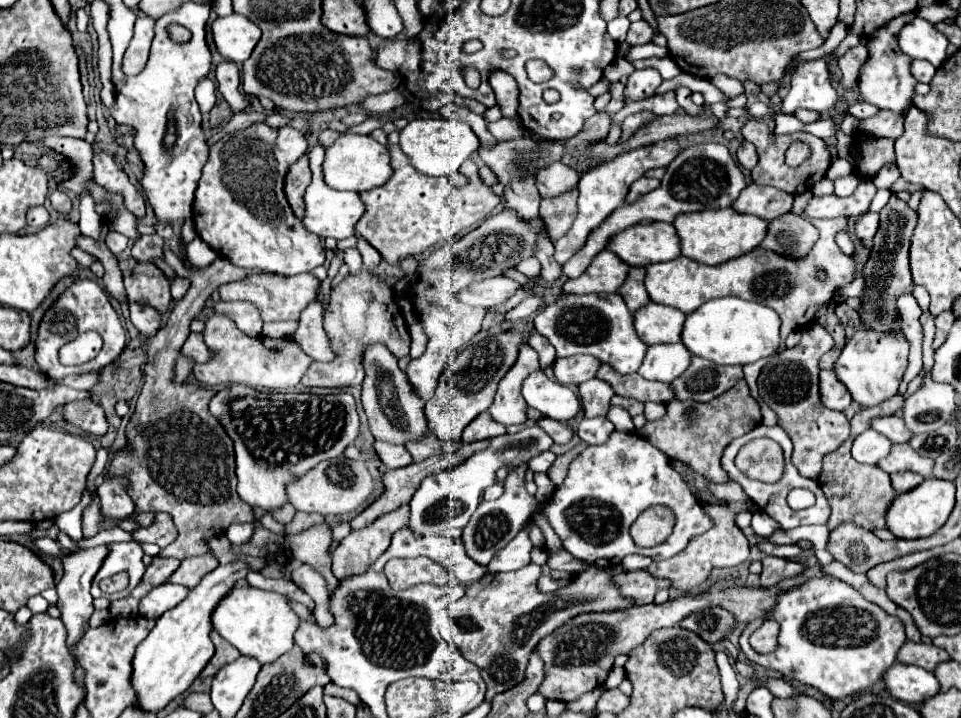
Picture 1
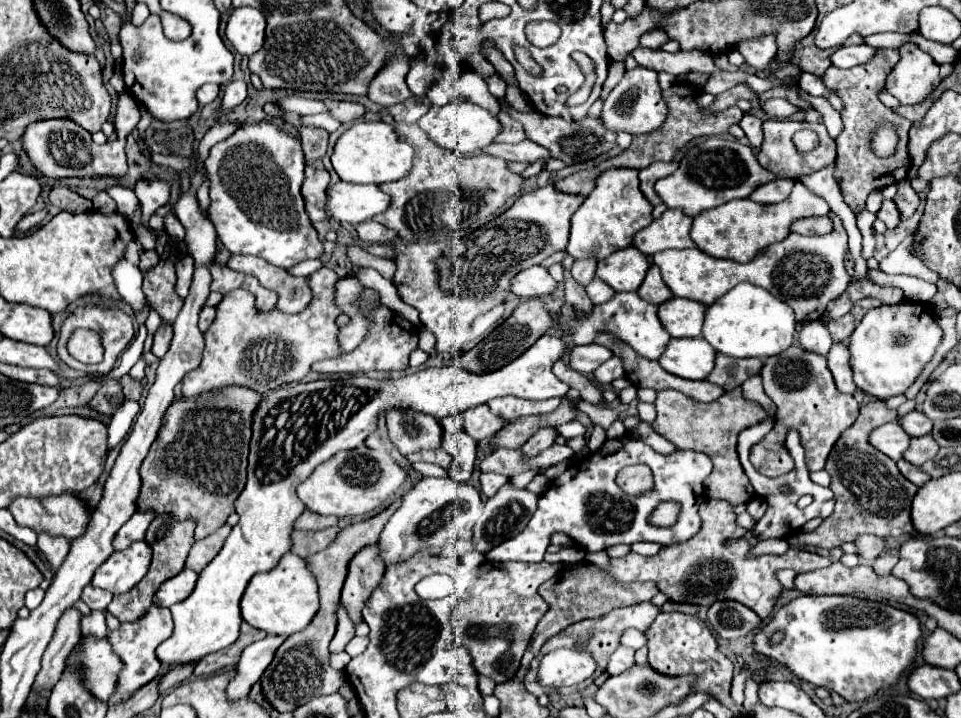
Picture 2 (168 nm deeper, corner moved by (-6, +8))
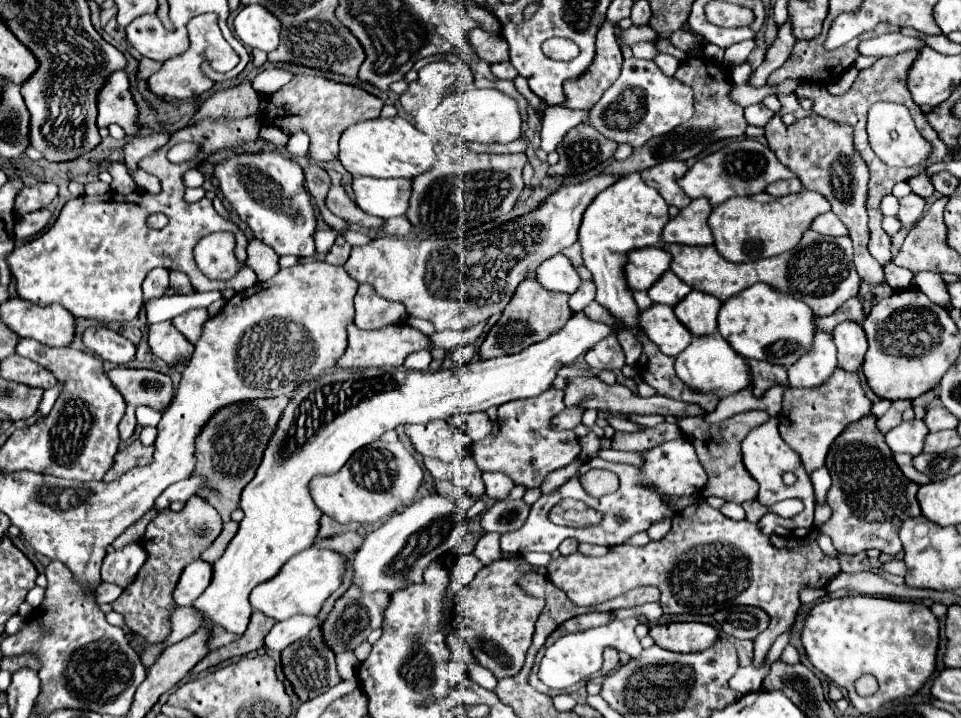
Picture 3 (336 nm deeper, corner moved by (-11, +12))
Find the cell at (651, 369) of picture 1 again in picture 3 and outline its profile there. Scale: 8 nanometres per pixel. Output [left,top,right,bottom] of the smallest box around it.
[676,332,752,400]

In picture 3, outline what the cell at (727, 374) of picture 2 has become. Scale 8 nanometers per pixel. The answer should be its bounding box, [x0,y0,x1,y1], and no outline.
[750,360,788,398]

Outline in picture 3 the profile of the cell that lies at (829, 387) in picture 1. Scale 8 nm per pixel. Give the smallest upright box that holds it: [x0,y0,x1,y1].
[832,322,866,372]

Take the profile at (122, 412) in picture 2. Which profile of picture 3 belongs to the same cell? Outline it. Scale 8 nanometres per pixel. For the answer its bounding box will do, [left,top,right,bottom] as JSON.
[136,406,162,426]

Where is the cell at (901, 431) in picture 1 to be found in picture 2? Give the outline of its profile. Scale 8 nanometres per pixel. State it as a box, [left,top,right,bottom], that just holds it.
[897,410,933,436]

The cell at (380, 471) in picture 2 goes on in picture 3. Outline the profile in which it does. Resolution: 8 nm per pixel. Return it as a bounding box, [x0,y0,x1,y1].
[310,440,422,524]

